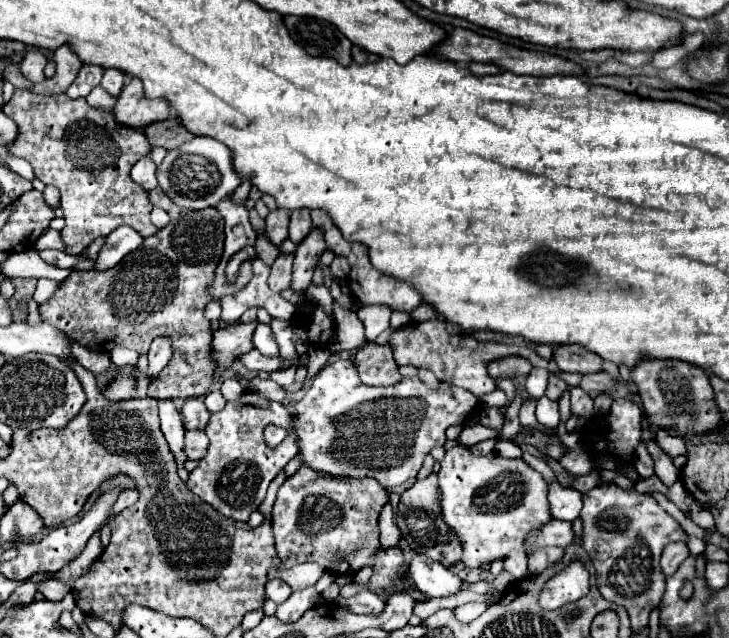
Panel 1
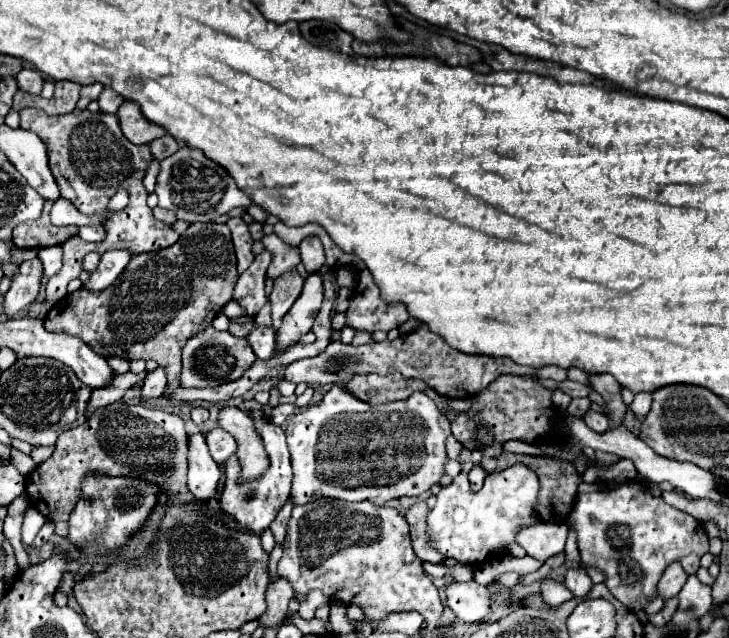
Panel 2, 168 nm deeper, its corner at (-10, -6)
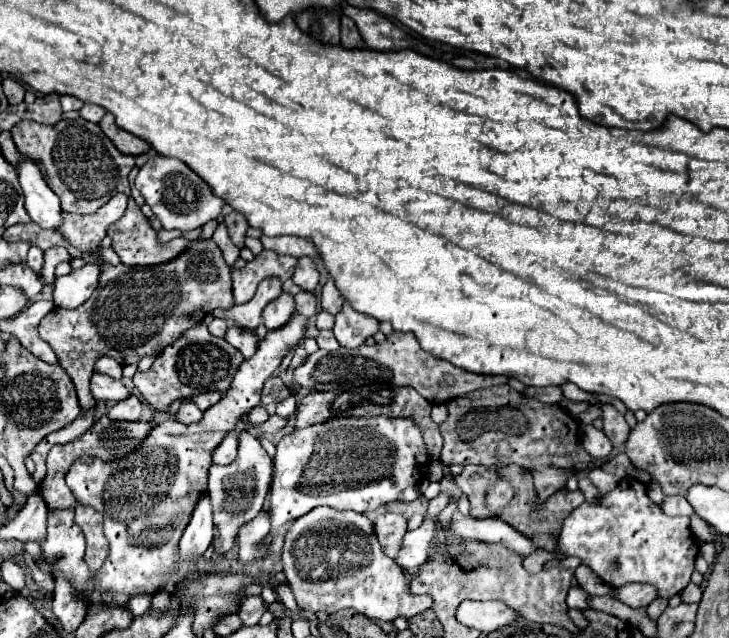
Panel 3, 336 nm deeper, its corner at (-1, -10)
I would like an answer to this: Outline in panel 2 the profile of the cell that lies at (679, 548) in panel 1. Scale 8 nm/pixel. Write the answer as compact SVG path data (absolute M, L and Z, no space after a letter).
M676 564L668 566L668 570L662 574L662 578L660 578L660 582L658 582L656 594L658 594L660 598L672 598L672 596L676 596L676 594L682 590L686 578L688 578L688 576L684 574L684 570L680 570L680 566L676 566Z

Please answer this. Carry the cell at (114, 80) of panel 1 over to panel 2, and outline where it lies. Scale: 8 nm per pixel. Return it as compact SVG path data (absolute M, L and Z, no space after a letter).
M102 90L100 98L98 98L98 106L100 106L100 110L106 112L106 114L116 114L116 110L118 110L118 106L120 106L122 102L124 102L124 100L120 98L120 94L116 94L116 92L112 92L112 90Z

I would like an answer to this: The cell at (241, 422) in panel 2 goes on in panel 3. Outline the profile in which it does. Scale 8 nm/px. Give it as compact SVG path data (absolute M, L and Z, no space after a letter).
M241 430L239 434L239 454L235 462L227 466L211 466L209 470L209 496L213 504L213 522L219 526L219 538L215 540L217 552L227 552L233 546L233 540L239 532L239 528L255 518L255 514L263 508L265 494L269 490L273 472L273 462L269 454L263 450L259 440L251 436L247 430Z

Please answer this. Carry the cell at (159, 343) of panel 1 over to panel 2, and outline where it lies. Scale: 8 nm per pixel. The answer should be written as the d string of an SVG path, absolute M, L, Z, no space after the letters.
M156 368L154 372L150 372L140 388L140 394L142 394L142 400L148 400L148 398L158 398L164 394L164 388L166 388L166 378L164 378L164 370Z

